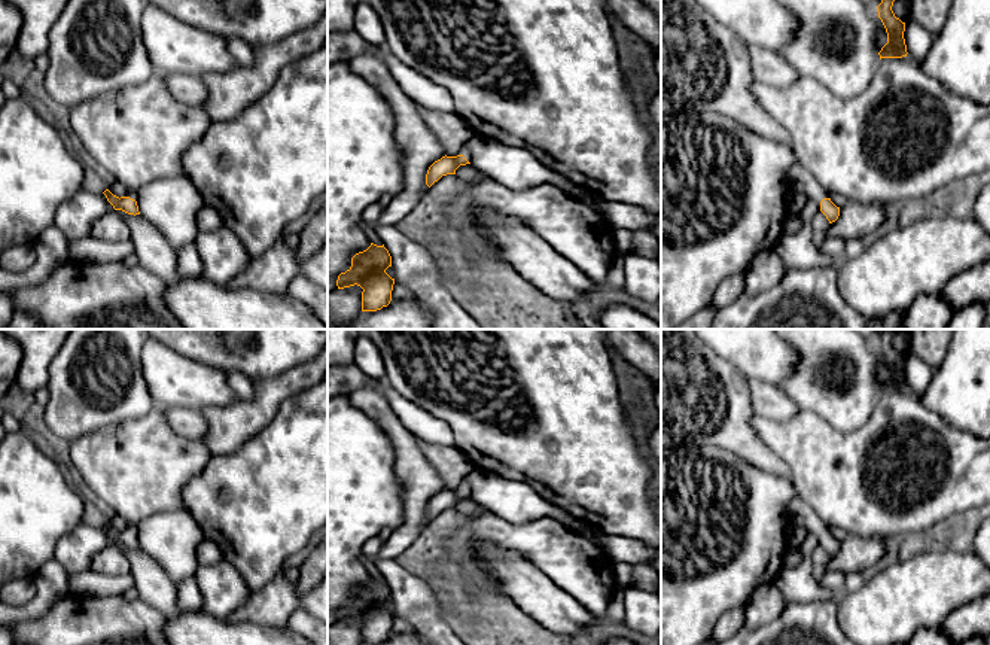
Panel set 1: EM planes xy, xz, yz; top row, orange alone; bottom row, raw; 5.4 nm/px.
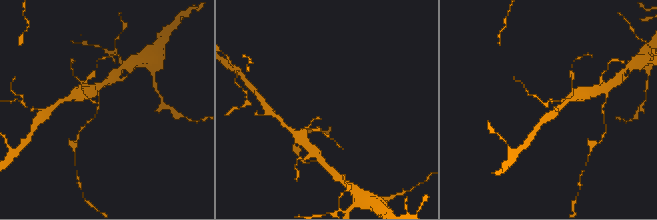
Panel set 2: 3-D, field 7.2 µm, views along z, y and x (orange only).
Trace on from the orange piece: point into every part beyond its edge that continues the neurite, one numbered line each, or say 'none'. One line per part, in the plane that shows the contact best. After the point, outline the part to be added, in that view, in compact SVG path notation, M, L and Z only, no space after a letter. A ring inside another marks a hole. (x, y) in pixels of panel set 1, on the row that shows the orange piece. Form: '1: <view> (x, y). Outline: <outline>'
1: yz (803, 180). Outline: M798 161L789 171L792 186L805 194L810 200L816 201L820 210L820 201L829 198L828 192L819 185L811 173L808 173Z

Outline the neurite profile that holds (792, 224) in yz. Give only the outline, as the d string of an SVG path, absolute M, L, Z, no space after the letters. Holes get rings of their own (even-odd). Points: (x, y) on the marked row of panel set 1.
M791 210L785 212L785 220L783 220L783 232L785 234L795 234L802 228L802 222L799 216Z

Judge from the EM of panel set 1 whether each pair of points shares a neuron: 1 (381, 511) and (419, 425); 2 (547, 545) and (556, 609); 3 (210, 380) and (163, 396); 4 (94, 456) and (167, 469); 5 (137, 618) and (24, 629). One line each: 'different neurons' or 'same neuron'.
1: different neurons
2: different neurons
3: same neuron
4: same neuron
5: same neuron

